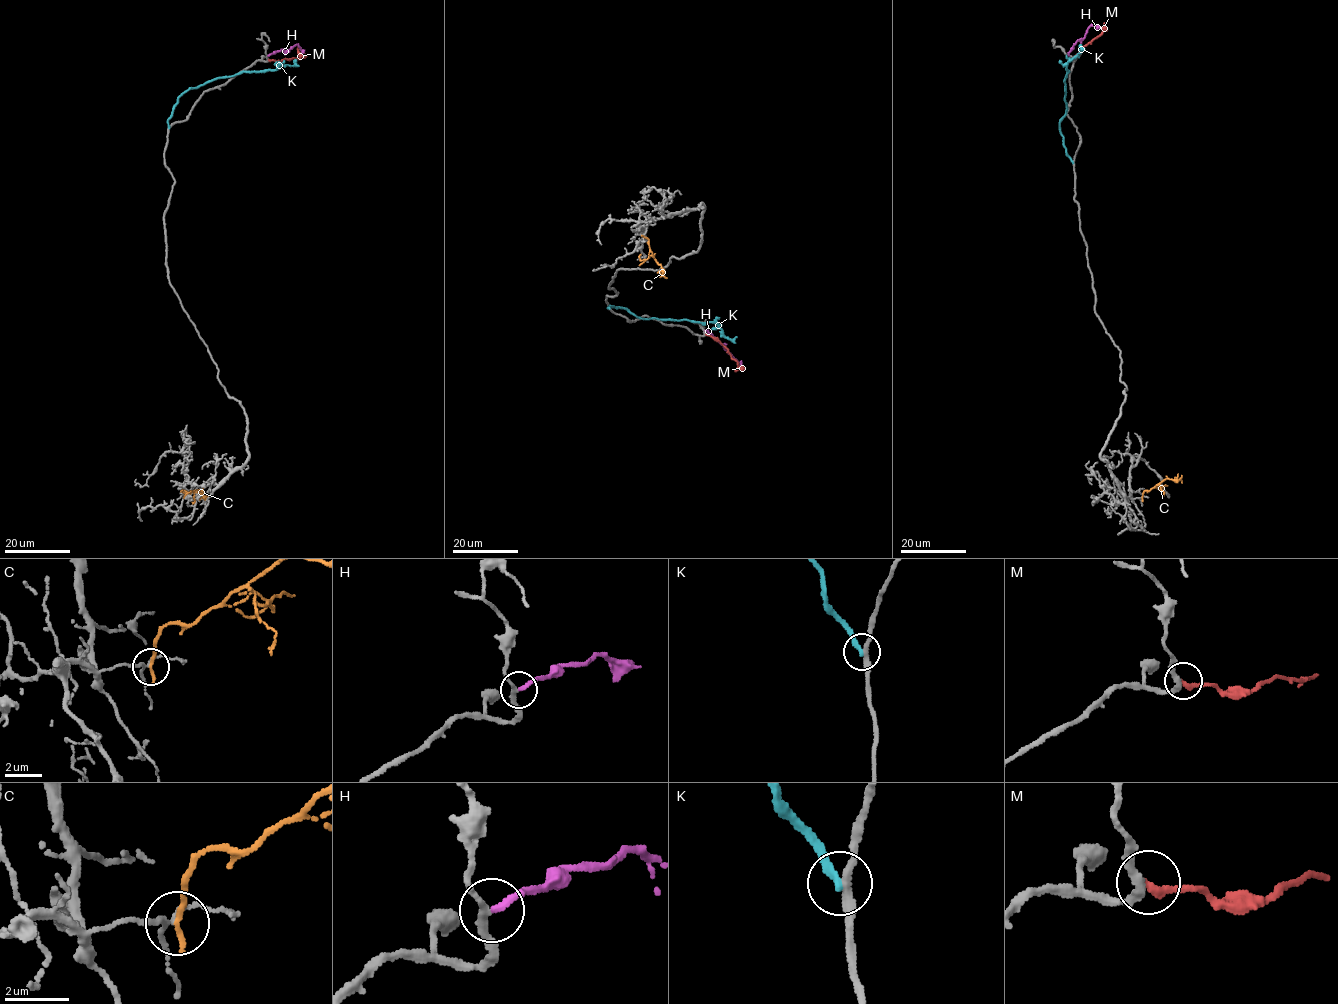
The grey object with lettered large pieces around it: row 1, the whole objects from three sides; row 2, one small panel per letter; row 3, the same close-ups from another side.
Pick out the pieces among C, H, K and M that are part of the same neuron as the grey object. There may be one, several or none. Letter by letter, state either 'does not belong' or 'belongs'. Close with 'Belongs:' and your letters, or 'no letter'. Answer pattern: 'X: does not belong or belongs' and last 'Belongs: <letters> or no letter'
C: does not belong
H: belongs
K: does not belong
M: does not belong
Belongs: H

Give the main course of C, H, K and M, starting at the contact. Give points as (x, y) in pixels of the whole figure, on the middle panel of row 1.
C: (643, 236), (648, 240), (652, 256), (663, 269), (659, 277)
H: (704, 330), (739, 363), (741, 360)
K: (609, 308), (620, 307), (645, 319), (714, 322), (725, 336), (734, 341)
M: (706, 334), (726, 348), (738, 366), (735, 371)

